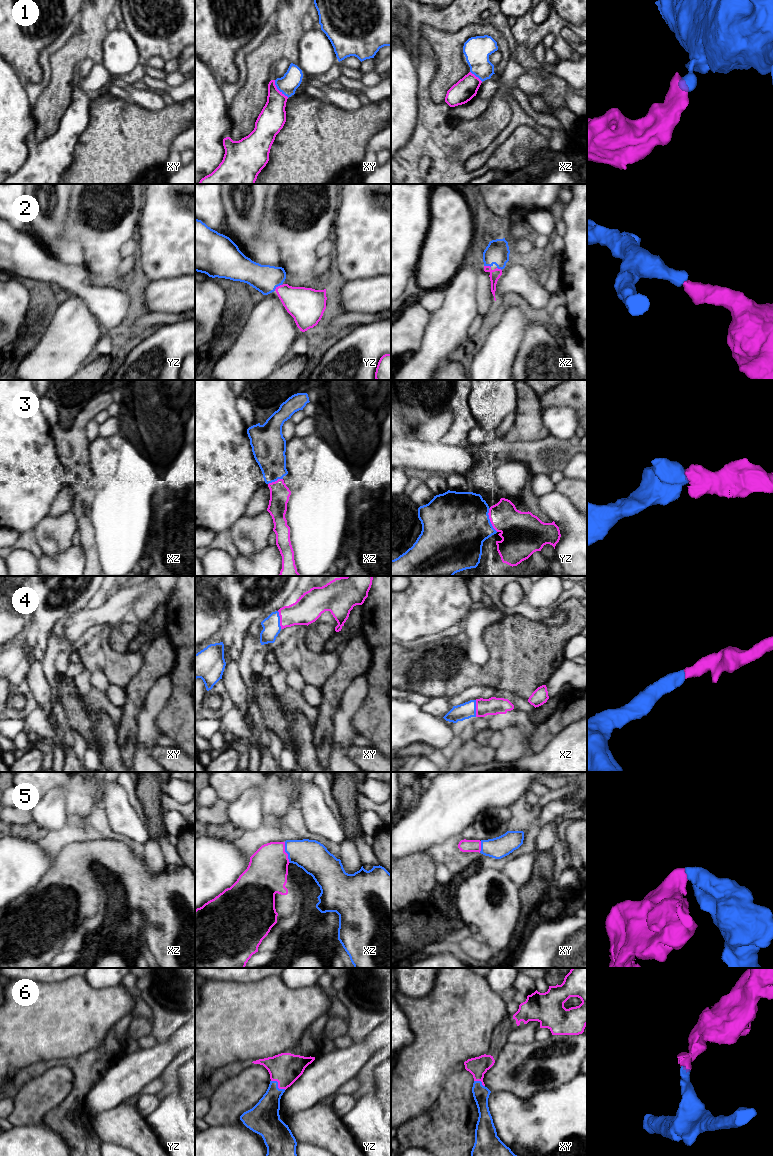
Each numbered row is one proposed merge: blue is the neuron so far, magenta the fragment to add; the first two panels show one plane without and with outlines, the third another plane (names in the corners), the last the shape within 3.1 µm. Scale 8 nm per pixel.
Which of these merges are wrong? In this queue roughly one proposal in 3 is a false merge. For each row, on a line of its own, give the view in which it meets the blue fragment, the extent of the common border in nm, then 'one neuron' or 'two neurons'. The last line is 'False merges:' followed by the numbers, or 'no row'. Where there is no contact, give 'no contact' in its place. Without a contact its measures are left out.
1: xy | 180 nm | two neurons
2: yz | 80 nm | one neuron
3: yz | 200 nm | one neuron
4: xy | 150 nm | one neuron
5: xz | 180 nm | one neuron
6: yz | 140 nm | one neuron
False merges: 1

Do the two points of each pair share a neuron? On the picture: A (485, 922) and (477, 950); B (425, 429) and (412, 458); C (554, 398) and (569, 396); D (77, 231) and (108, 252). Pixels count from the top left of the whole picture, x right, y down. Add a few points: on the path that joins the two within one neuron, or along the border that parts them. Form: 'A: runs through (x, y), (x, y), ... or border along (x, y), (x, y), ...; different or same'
A: border along (476, 934), (496, 955); different
B: border along (409, 436), (430, 443); different
C: runs through (558, 396), (565, 396); same
D: runs through (85, 231), (100, 244); same

